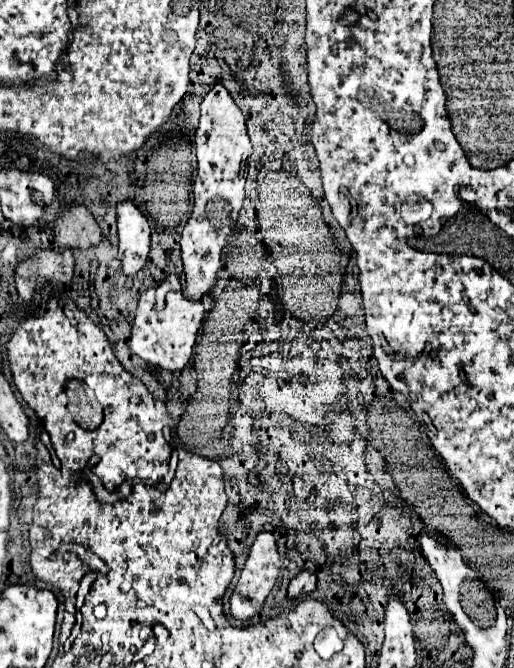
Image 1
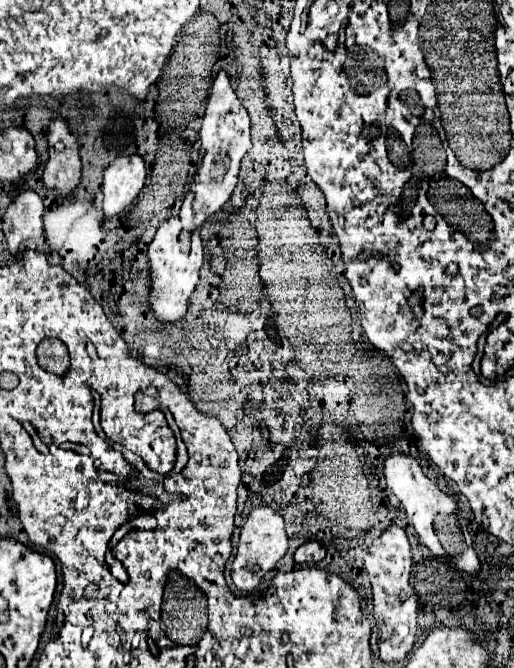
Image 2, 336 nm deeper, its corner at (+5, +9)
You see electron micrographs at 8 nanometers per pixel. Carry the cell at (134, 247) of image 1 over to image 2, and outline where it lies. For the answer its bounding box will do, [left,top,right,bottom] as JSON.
[102,155,146,217]

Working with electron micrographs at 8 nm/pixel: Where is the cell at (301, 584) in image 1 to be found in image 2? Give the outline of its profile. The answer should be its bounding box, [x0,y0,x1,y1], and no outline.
[296,541,326,563]

